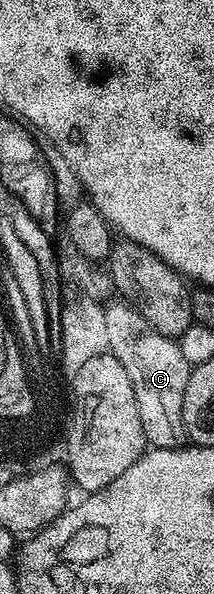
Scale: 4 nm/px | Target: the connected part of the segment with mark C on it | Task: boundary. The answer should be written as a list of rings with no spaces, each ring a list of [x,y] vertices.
[[[126,301],[111,307],[105,333],[106,350],[125,365],[125,373],[129,373],[129,381],[133,381],[137,413],[141,413],[141,429],[148,444],[168,451],[183,447],[188,442],[183,424],[185,385],[189,385],[193,367],[185,361],[178,342],[172,336],[157,333],[157,329],[153,329],[153,325]]]

